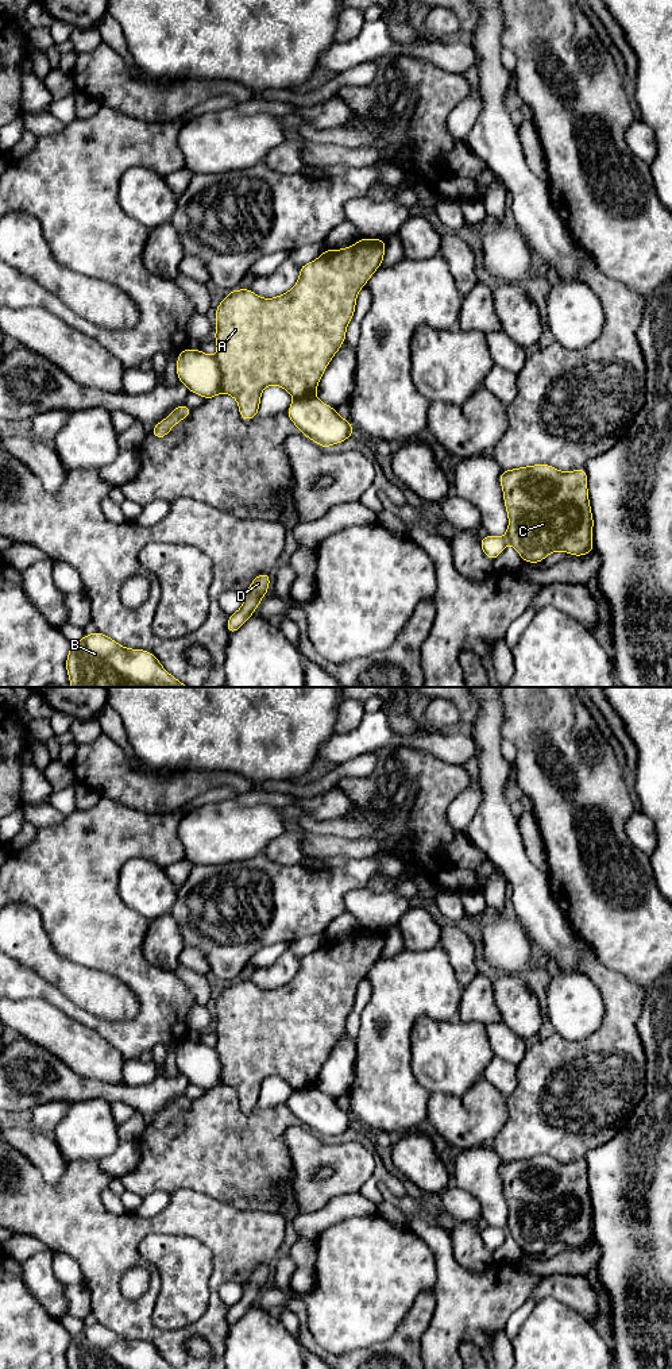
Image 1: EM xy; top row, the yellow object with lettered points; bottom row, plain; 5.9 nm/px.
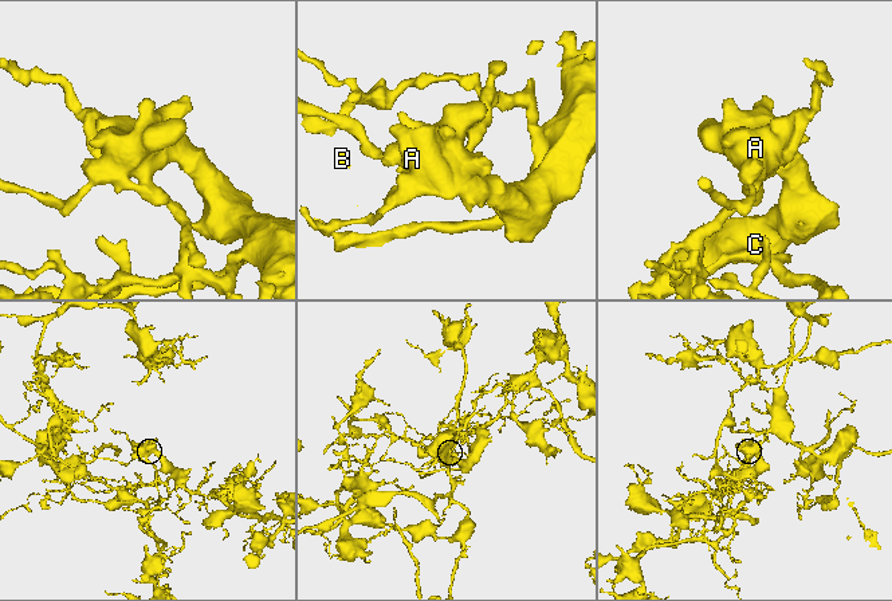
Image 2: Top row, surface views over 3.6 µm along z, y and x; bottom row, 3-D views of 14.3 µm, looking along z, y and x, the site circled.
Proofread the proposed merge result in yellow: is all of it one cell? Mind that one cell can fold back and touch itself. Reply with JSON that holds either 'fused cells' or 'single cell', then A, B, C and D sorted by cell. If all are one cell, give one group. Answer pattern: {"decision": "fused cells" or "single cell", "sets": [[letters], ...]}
{"decision": "single cell", "sets": [["A", "B", "C", "D"]]}

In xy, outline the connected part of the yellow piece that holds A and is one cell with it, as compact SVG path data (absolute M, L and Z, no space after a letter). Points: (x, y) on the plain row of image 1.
M366 929L347 940L327 940L314 952L300 957L297 975L274 990L262 990L251 980L228 983L216 999L216 1046L181 1041L178 1072L206 1091L221 1084L232 1087L246 1112L258 1107L263 1080L281 1077L294 1090L286 1104L304 1127L324 1139L347 1131L355 1125L351 1114L314 1085L327 1057L345 1033L358 984L382 957L385 941L386 932Z

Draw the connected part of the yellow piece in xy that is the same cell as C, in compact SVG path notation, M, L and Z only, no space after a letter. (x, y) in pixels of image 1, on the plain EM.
M540 1154L503 1161L499 1175L509 1218L505 1229L479 1231L488 1250L499 1247L507 1235L528 1254L540 1254L557 1242L583 1247L594 1241L586 1160L559 1162Z

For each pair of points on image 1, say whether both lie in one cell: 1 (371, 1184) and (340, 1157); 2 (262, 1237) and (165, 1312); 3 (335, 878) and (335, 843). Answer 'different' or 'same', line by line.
1: different
2: different
3: different

